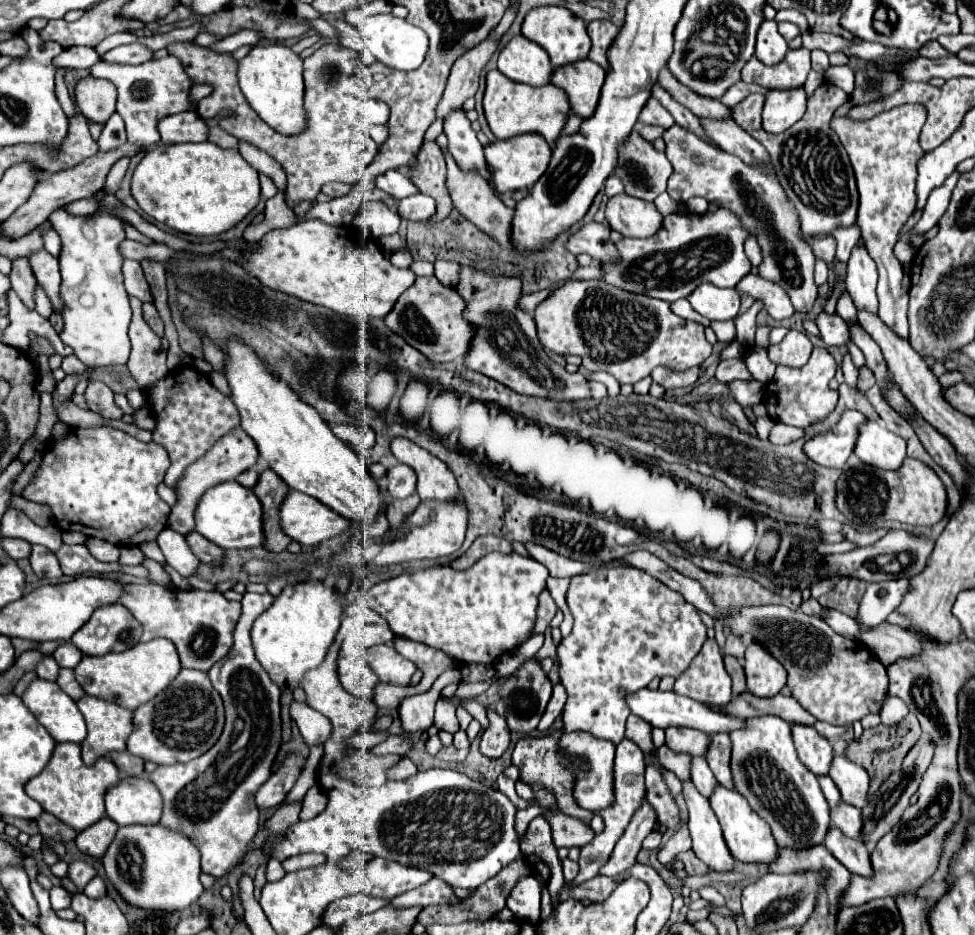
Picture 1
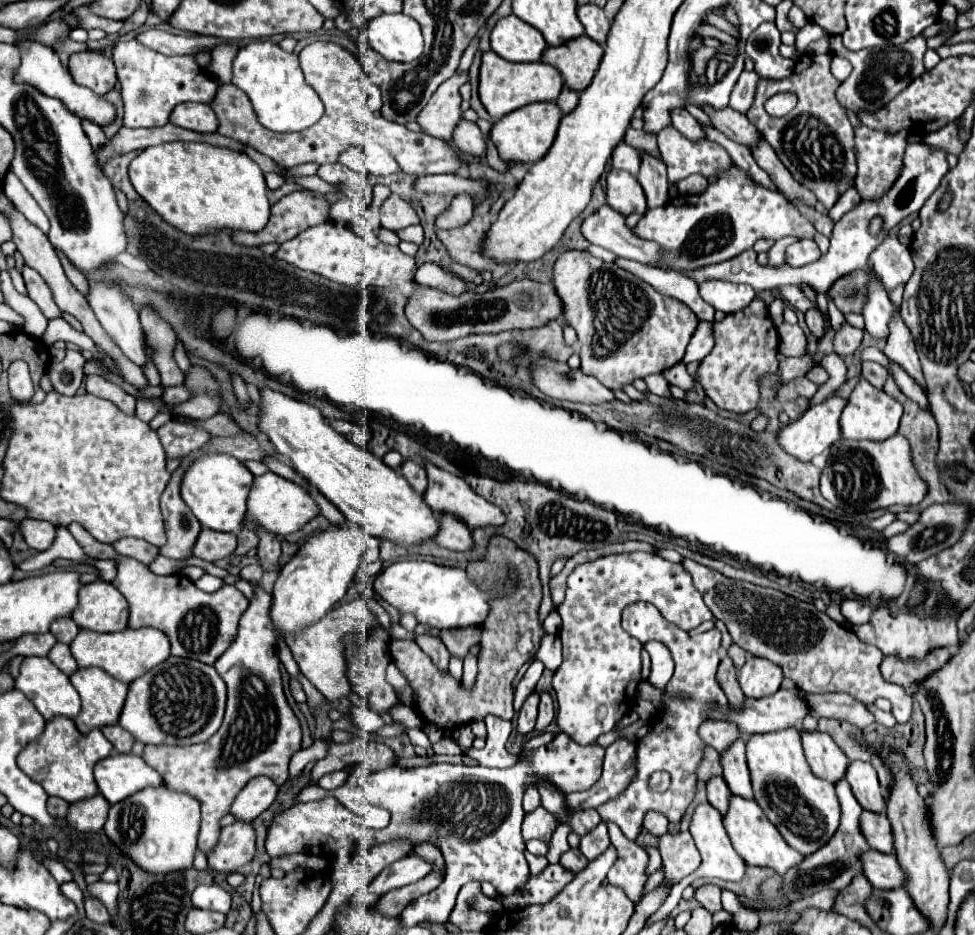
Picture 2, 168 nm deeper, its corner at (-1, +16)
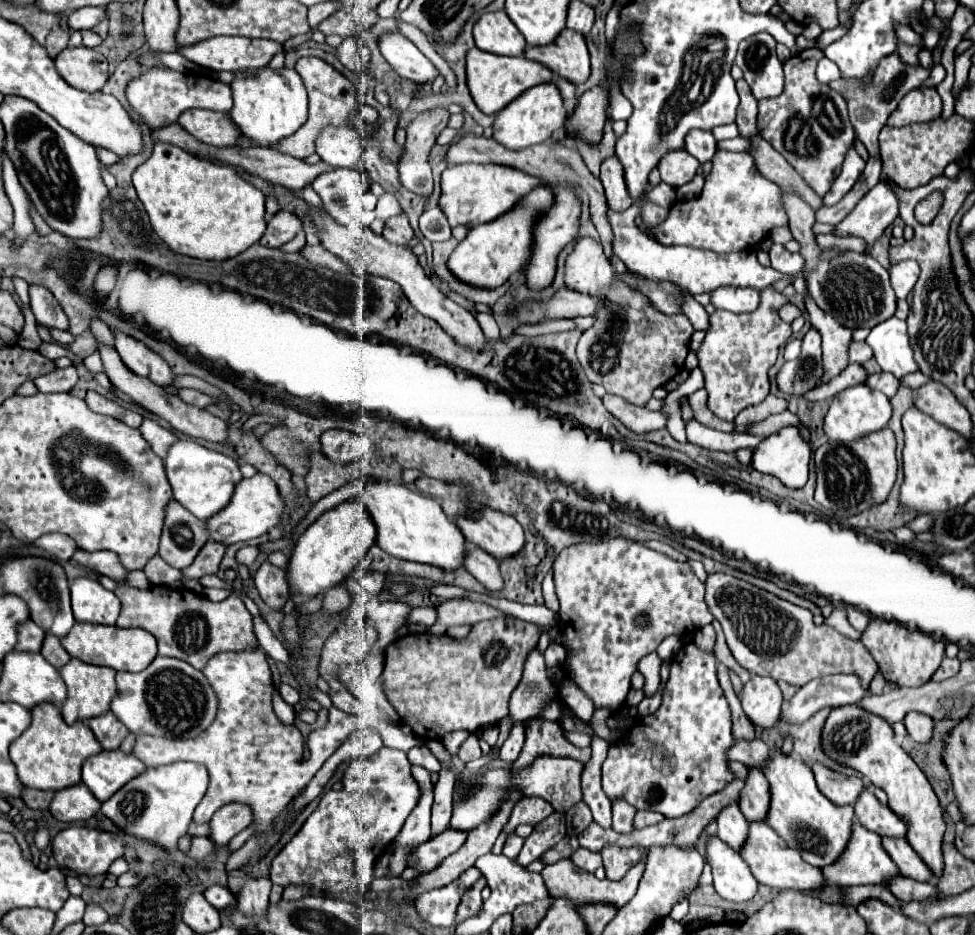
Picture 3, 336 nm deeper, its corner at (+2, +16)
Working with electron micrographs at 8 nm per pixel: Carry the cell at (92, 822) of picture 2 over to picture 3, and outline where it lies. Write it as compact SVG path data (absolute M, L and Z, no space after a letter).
M80 782L76 786L68 786L64 790L54 792L48 810L60 822L78 822L78 820L92 818L100 810L100 802Z

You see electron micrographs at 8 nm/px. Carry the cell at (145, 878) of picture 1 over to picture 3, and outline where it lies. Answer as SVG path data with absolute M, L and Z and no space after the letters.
M174 762L168 766L150 766L142 772L142 776L136 776L134 780L130 780L126 786L120 788L118 794L110 796L106 802L102 802L102 812L126 834L148 840L148 842L156 842L160 846L164 846L166 850L178 848L178 838L182 838L186 834L188 824L192 822L192 814L194 808L200 804L200 800L204 798L208 788L208 772L202 764L196 762Z

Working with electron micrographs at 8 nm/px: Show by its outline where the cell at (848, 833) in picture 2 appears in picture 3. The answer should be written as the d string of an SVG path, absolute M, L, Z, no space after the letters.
M858 824L854 826L852 840L850 840L846 852L842 854L842 858L838 862L822 868L822 872L830 886L858 886L858 884L884 884L886 886L892 878L896 878L900 874L898 866L892 862L892 858L884 850L882 838Z

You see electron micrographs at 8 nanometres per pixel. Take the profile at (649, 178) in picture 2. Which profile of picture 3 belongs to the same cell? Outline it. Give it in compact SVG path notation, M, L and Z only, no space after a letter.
M646 204L642 208L642 220L644 220L644 226L646 226L650 236L654 236L654 228L658 224L662 224L662 220L666 220L666 216L668 216L668 210L660 208L656 204Z

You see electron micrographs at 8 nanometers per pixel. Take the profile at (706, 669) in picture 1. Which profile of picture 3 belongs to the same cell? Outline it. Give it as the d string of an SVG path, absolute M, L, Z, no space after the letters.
M692 642L682 646L670 662L670 678L666 682L662 706L654 714L636 720L636 724L630 728L630 734L624 738L624 744L636 750L620 750L610 746L608 758L602 764L604 792L612 800L622 798L636 810L660 812L666 818L678 818L692 812L706 796L720 792L726 784L730 784L730 780L734 780L734 774L728 766L730 760L726 756L728 748L734 744L730 726L730 708L716 678L714 654L698 650Z

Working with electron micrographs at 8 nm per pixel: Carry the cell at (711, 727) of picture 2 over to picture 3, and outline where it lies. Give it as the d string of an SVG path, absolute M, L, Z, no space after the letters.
M740 740L728 750L728 758L738 760L750 768L764 770L768 760L770 760L770 750L762 740L752 740L752 742Z

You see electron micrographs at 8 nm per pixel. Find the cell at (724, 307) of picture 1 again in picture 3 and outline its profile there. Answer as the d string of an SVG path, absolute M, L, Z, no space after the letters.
M716 288L712 292L712 304L728 312L754 312L760 304L760 292L756 288Z

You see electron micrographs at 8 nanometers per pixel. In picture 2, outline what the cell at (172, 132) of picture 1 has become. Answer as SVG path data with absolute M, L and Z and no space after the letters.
M179 104L177 108L173 108L169 122L193 132L217 132L217 116L209 108L209 104Z

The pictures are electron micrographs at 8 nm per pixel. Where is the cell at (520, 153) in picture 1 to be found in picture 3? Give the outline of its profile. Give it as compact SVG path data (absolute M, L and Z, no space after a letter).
M542 84L542 88L532 88L530 92L526 92L526 96L514 100L514 104L508 104L502 112L496 114L494 140L510 150L522 150L532 144L542 144L564 126L566 114L568 112L562 104L562 96L556 84Z

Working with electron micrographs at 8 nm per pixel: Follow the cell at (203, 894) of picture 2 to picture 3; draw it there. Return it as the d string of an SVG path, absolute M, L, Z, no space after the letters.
M218 884L206 888L204 896L216 910L224 910L228 904L234 904L236 900L236 894L228 886L218 886Z

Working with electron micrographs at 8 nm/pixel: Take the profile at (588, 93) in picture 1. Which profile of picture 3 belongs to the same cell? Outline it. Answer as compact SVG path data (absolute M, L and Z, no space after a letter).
M564 28L554 42L546 46L528 46L526 58L544 64L556 76L562 76L574 84L582 84L590 76L590 56L586 40L580 32Z

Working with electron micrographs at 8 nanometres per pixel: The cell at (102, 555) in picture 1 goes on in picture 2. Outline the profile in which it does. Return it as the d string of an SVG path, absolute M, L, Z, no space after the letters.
M125 538L125 540L117 540L117 544L111 544L119 554L125 554L125 556L131 556L143 564L149 564L157 554L159 550L145 542L145 540L137 540L137 538Z

